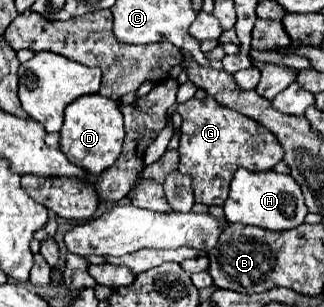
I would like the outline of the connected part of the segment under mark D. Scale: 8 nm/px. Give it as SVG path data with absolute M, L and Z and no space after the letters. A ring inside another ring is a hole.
M83 95L81 99L75 99L73 105L65 109L65 123L61 127L61 139L59 149L65 153L65 157L85 169L89 175L101 175L107 171L123 149L125 129L123 129L123 115L115 101L105 99L103 95Z

